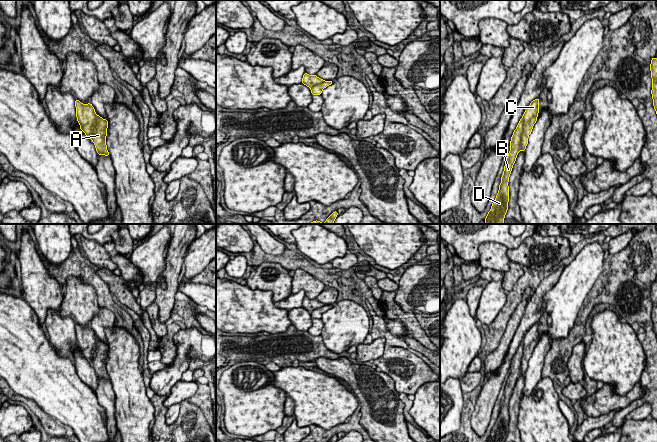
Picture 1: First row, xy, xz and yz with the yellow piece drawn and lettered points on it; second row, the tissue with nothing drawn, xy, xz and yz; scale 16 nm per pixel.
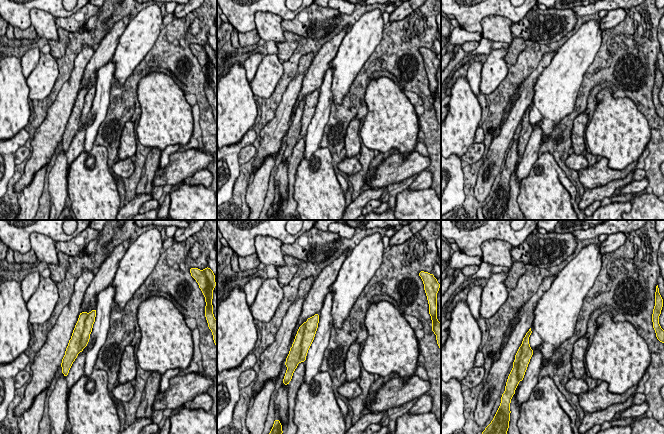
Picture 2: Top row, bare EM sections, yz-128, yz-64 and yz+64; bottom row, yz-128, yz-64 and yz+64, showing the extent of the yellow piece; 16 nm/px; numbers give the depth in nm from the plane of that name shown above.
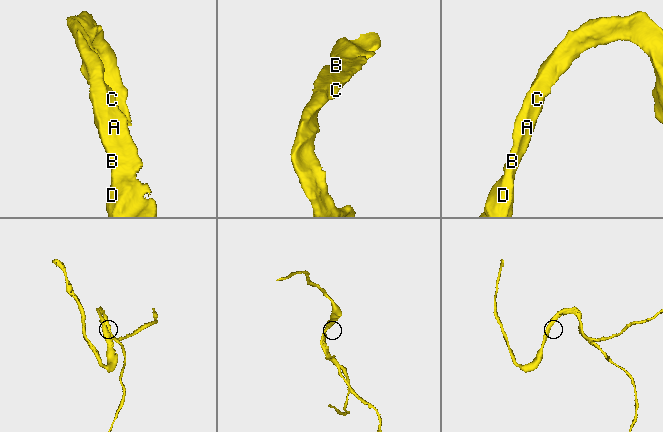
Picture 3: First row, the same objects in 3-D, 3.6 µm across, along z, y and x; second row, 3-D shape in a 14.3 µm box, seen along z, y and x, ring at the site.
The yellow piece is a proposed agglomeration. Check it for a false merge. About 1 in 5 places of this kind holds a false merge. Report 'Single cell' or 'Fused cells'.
Single cell

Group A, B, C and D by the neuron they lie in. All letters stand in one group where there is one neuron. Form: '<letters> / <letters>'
A B C D

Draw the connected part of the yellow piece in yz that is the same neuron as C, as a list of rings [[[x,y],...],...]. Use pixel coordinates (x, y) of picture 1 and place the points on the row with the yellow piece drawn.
[[[539,98],[533,100],[525,110],[523,117],[520,119],[516,129],[513,132],[510,141],[510,151],[505,161],[503,176],[499,185],[498,194],[491,209],[488,212],[485,223],[486,224],[503,224],[504,218],[508,210],[509,202],[509,177],[516,161],[517,155],[520,151],[525,151],[528,144],[529,135],[532,132],[533,126],[537,121],[539,113]]]

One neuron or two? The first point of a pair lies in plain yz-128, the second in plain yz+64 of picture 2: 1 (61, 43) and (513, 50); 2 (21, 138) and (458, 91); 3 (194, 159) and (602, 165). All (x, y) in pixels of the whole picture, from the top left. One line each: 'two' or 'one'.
1: one
2: two
3: one

